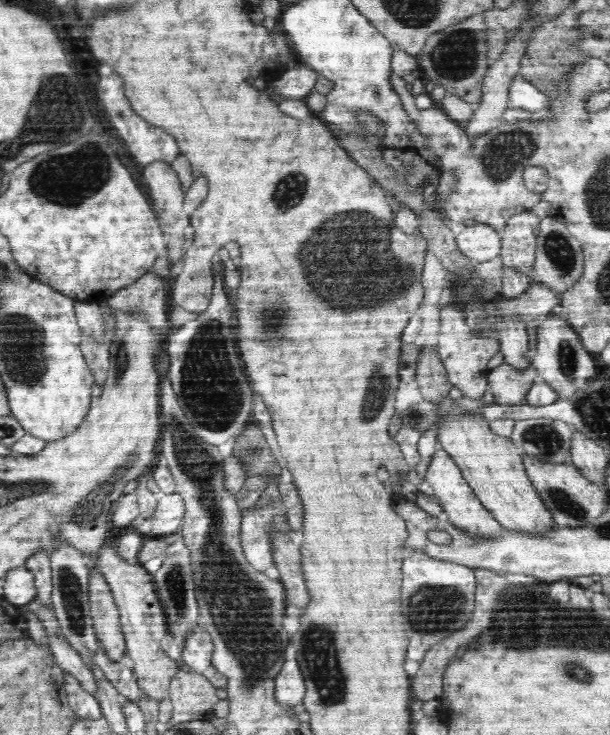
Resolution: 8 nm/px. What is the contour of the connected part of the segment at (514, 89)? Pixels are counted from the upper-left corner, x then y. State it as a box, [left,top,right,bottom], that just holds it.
[509,75,549,112]

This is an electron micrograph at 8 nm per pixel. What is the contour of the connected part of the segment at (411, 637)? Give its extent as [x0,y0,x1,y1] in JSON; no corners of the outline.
[402,551,477,662]

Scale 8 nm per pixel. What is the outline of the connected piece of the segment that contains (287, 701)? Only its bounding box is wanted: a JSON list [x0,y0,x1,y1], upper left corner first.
[275,660,306,708]

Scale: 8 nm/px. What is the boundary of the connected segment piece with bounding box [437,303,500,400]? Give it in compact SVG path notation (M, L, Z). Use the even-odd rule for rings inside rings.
M448 303L440 311L439 324L439 343L437 351L439 352L442 363L446 367L448 373L448 381L454 387L462 390L463 397L474 400L482 400L482 396L486 390L488 372L488 360L500 350L499 339L496 340L481 340L471 328L466 325L465 315L463 310L457 308L452 303Z

